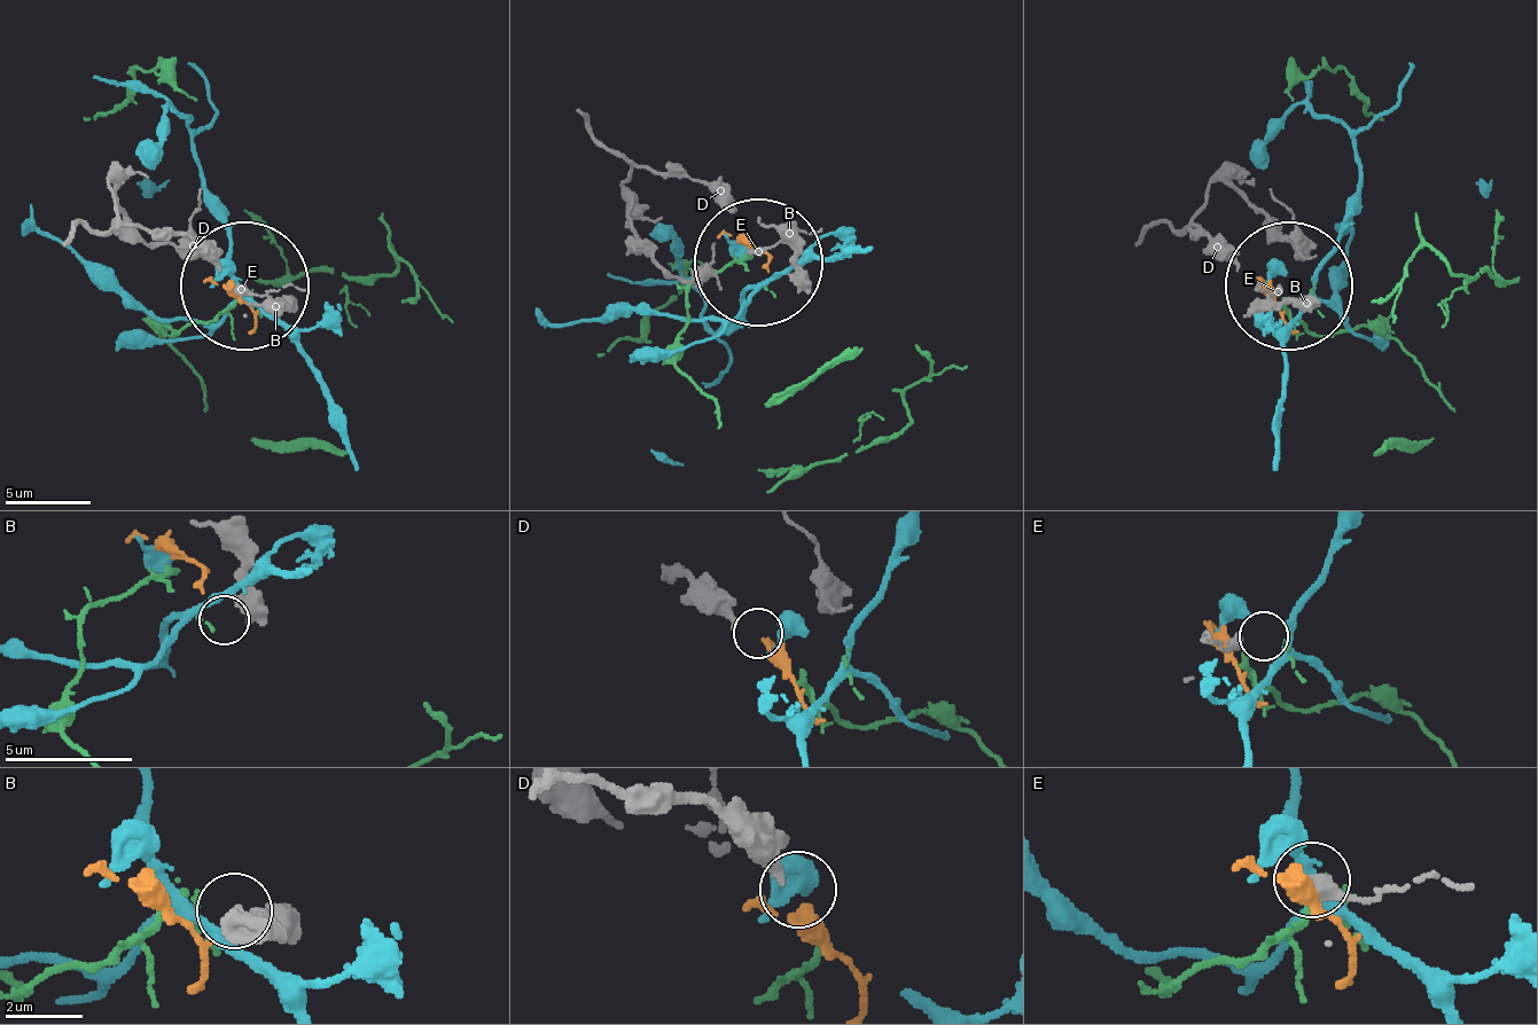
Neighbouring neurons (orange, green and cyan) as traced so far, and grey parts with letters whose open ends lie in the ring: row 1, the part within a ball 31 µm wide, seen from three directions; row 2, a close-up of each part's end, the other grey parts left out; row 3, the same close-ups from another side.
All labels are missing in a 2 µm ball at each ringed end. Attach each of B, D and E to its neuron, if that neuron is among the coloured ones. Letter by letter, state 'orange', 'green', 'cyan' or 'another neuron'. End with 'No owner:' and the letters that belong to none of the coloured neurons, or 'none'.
B: another neuron
D: orange
E: green
No owner: B

